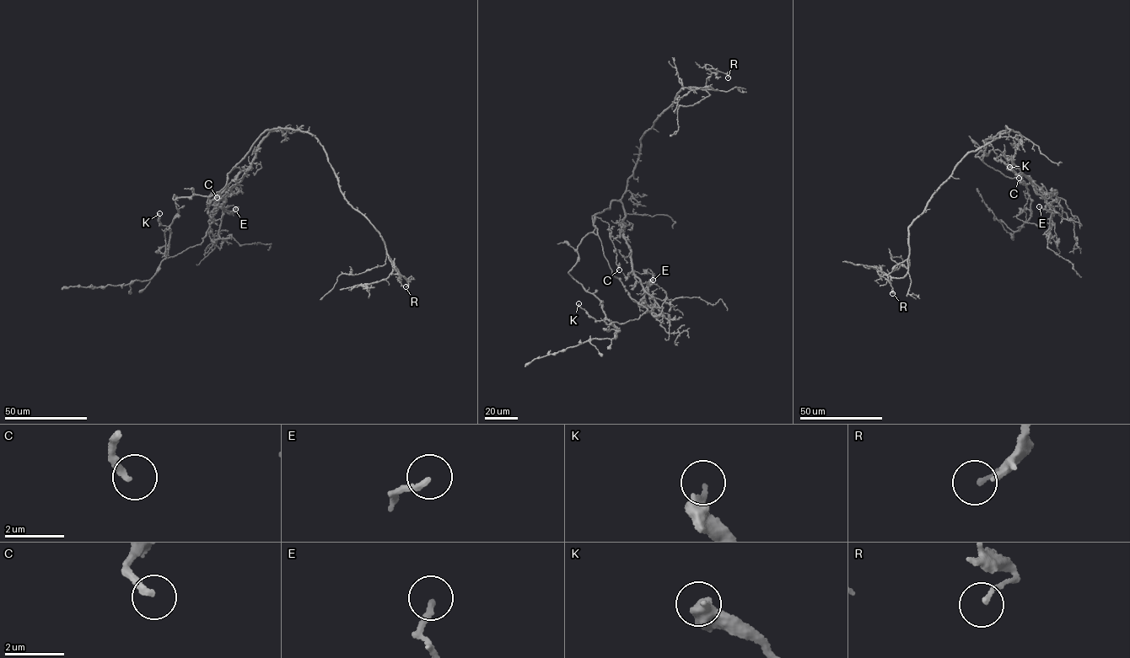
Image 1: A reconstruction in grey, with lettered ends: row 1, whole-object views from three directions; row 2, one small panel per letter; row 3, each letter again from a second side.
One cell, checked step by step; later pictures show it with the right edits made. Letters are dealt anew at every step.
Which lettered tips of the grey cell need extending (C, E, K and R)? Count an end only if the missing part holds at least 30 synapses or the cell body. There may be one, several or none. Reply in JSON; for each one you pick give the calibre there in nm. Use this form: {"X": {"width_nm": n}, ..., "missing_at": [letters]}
{"missing_at": []}

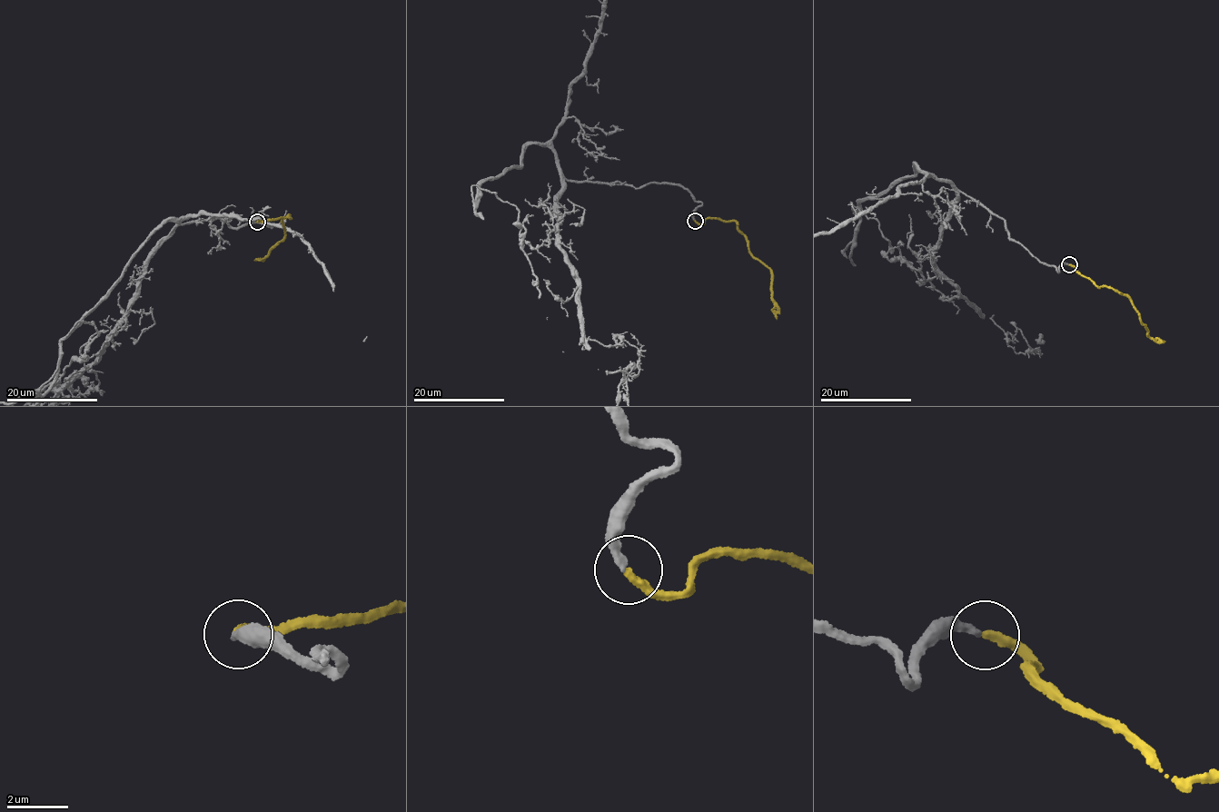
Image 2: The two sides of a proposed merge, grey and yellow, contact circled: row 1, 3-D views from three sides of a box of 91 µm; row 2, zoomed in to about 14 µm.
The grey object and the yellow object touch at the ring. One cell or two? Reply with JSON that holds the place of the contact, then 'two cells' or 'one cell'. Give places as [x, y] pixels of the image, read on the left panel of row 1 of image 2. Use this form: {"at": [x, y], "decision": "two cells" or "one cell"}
{"at": [257, 222], "decision": "one cell"}

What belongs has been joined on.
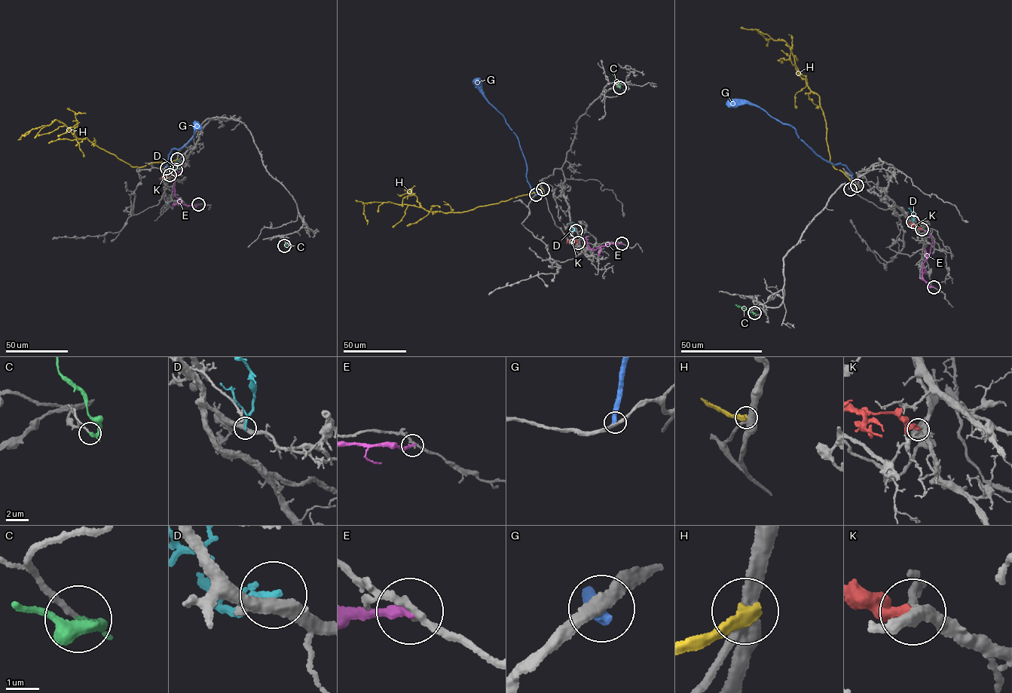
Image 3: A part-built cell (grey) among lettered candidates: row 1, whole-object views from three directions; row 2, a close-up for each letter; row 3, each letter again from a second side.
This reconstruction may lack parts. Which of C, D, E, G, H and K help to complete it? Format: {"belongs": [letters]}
{"belongs": ["C"]}

